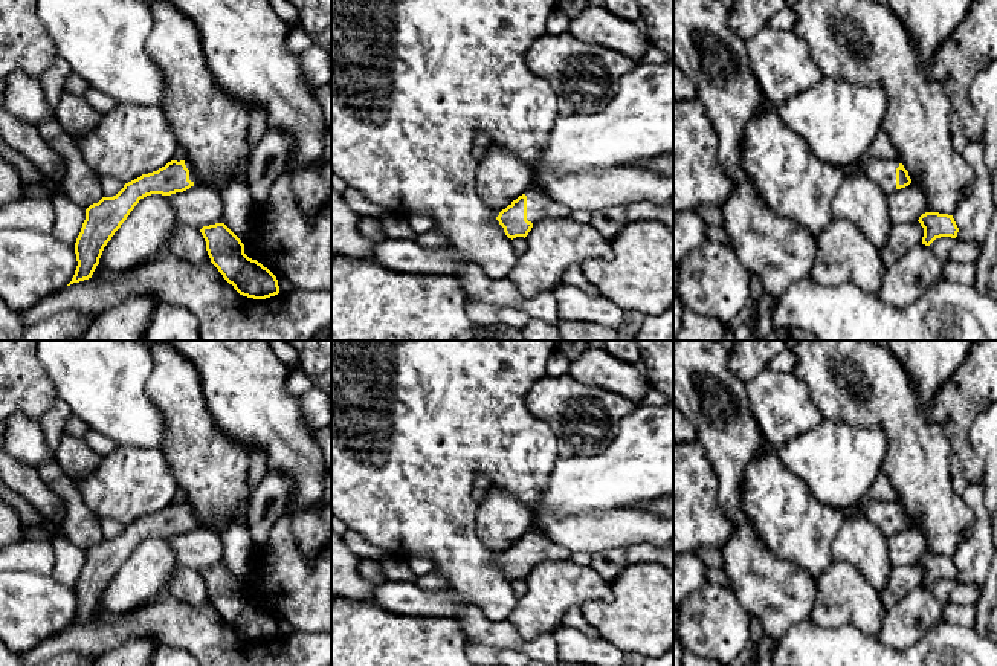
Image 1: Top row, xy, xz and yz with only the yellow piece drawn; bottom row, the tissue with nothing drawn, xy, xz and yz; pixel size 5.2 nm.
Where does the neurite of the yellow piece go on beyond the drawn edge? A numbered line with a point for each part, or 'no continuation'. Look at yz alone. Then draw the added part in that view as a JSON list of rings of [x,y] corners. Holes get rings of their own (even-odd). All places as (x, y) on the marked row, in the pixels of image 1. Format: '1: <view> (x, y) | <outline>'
1: yz (883, 171) | [[[864,157],[861,162],[864,174],[876,182],[886,194],[896,191],[896,168],[898,160]]]

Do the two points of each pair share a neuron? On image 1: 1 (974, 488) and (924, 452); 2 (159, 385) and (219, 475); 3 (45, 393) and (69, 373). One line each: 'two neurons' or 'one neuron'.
1: two neurons
2: one neuron
3: two neurons

